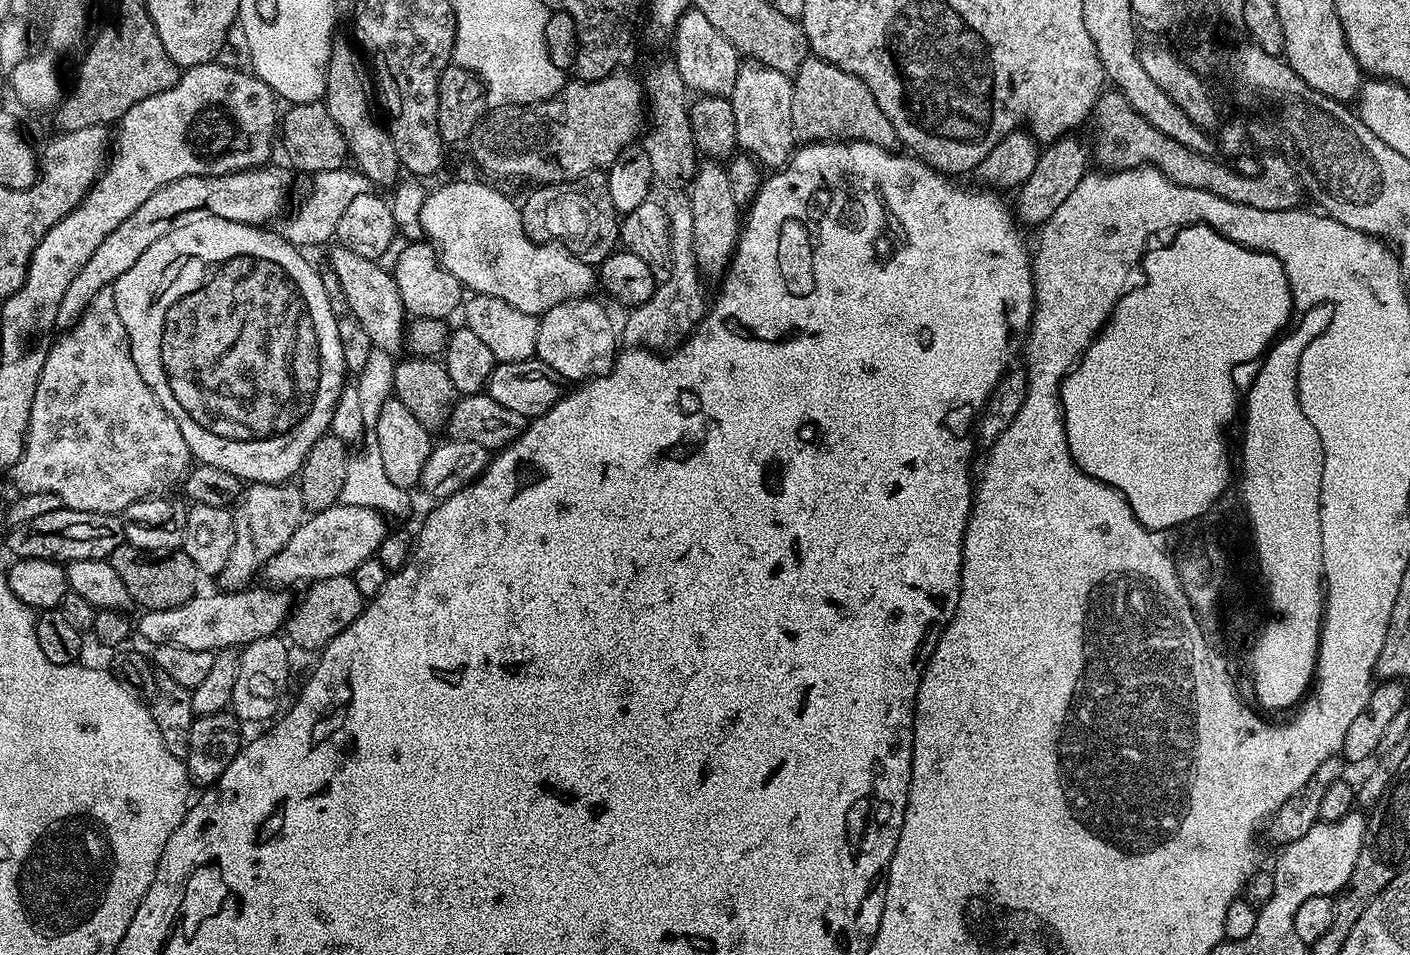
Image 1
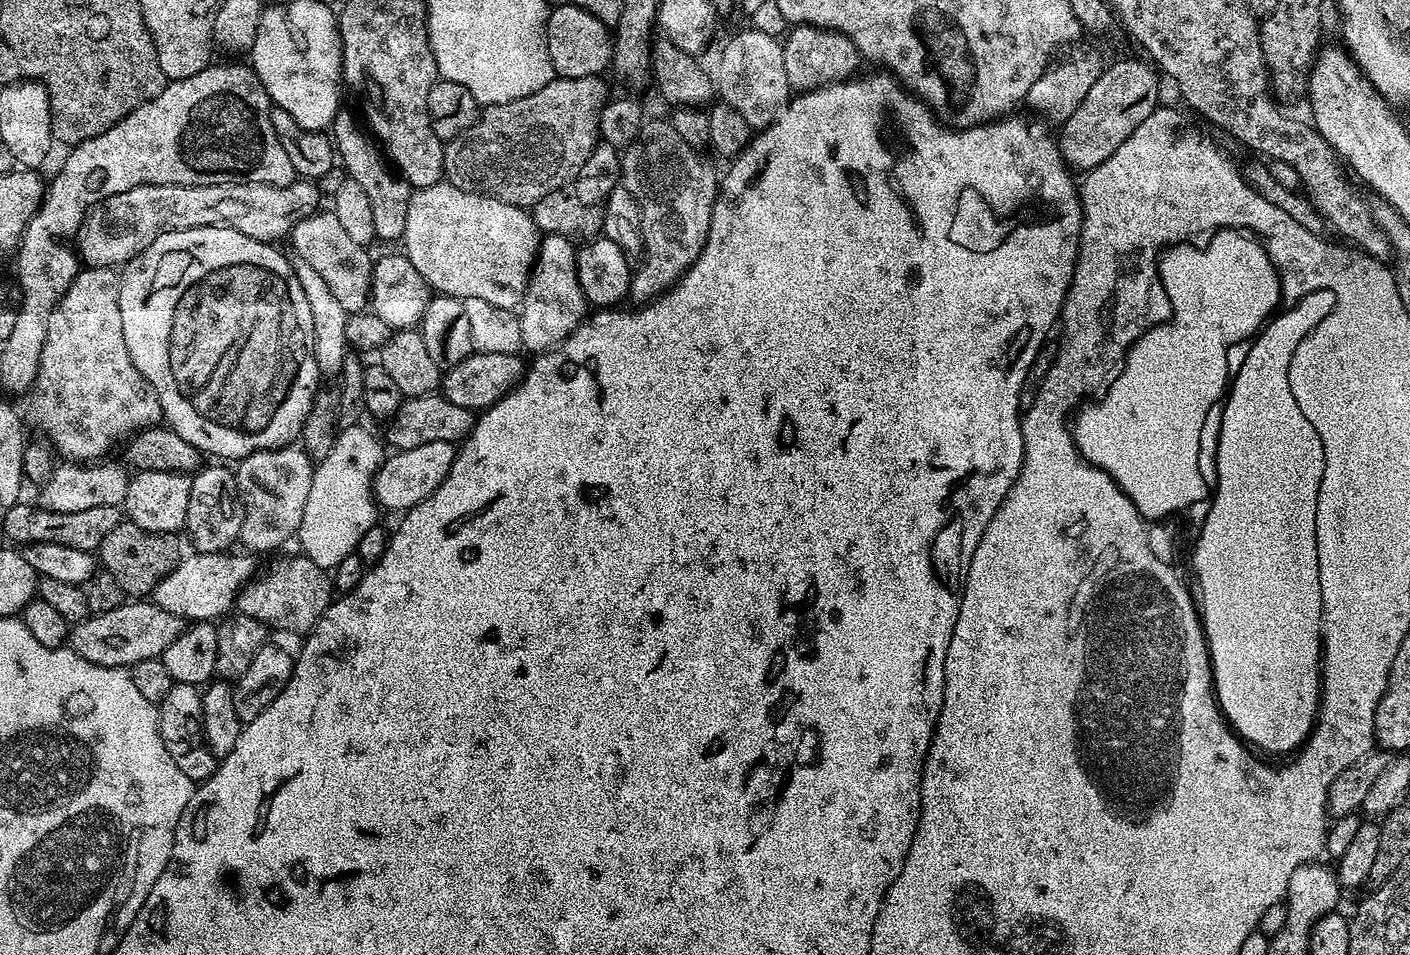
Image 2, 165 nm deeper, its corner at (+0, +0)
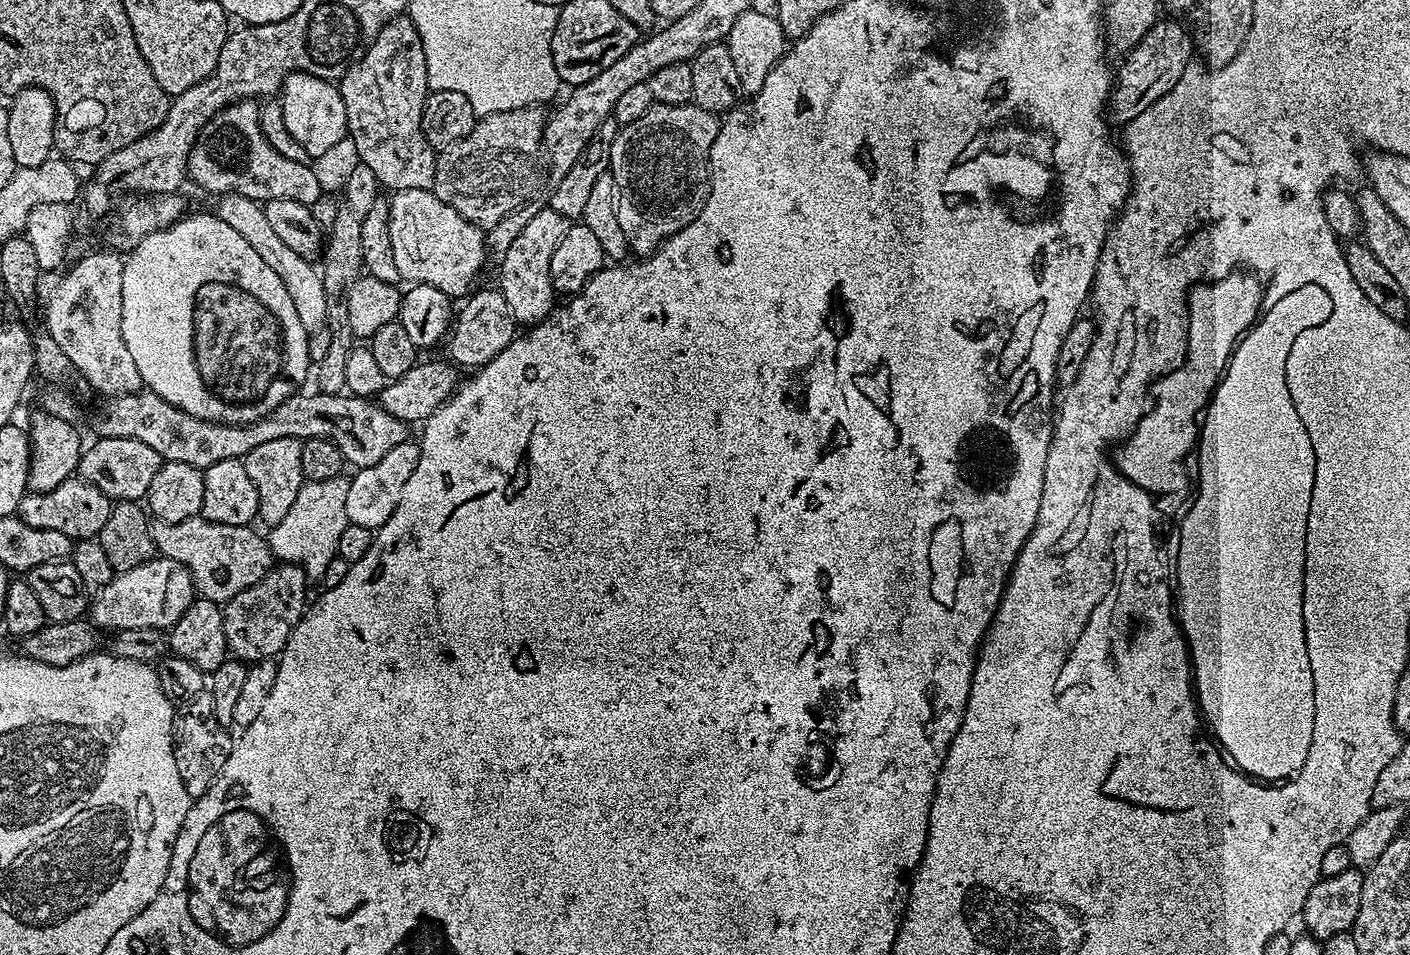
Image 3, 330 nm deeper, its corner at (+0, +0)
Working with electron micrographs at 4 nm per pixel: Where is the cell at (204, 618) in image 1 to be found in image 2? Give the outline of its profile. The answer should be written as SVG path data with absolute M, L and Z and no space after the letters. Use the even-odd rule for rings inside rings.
M126 602L118 610L92 614L81 624L71 625L70 647L86 662L107 668L127 669L146 658L159 658L182 631L179 616L157 607L154 602Z

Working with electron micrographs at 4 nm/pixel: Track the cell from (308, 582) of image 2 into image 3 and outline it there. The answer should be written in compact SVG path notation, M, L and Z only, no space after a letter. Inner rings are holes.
M198 515L177 524L156 520L152 524L152 537L160 556L182 562L182 566L190 570L193 589L203 599L213 600L223 606L230 598L234 598L234 594L257 584L273 567L272 547L254 529L247 524L226 526L222 522L210 522L203 515Z

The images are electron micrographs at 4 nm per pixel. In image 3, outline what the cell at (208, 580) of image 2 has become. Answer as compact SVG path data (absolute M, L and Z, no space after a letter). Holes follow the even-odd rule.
M168 556L147 560L134 570L113 575L112 581L95 593L90 604L90 620L97 629L112 628L121 632L127 628L171 629L186 614L194 599L192 575L182 562L174 562Z

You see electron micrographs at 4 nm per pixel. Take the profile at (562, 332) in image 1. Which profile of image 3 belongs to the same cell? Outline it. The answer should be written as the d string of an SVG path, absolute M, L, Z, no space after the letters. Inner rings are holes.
M550 206L541 207L526 222L526 230L510 242L510 250L506 250L500 257L500 284L498 291L502 298L506 298L506 306L510 306L510 314L516 319L517 325L531 326L539 324L547 318L557 303L558 294L550 282L550 258L554 254L558 242L566 238L566 230L570 221L562 214L558 214Z

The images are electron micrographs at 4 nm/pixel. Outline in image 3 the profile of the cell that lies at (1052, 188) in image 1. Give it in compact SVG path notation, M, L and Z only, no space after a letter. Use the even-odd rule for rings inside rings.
M1164 19L1145 34L1138 46L1128 51L1123 57L1124 65L1121 66L1120 72L1118 68L1115 73L1115 87L1106 105L1107 115L1113 125L1128 124L1134 118L1138 118L1138 114L1142 114L1146 106L1158 102L1158 98L1162 98L1162 94L1166 94L1166 90L1170 90L1174 82L1178 82L1182 70L1186 70L1186 66L1193 59L1194 45L1187 27L1175 19Z

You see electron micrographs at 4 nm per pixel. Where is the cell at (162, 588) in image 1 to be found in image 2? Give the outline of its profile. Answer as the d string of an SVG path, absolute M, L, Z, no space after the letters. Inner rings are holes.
M124 518L121 519L118 526L114 526L114 530L110 530L110 534L106 534L106 538L102 538L98 549L98 560L103 571L114 574L118 586L122 586L125 597L148 598L155 593L158 582L162 582L162 578L166 578L172 570L180 565L182 551L180 552L180 544L176 539L177 537L171 532L147 532L134 521Z

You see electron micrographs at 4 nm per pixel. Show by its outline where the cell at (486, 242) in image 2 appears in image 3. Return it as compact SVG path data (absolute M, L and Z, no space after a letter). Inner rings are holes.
M427 188L391 193L388 213L390 247L394 249L401 281L429 284L453 298L467 297L476 275L484 268L485 229L463 220L454 206L446 206Z

